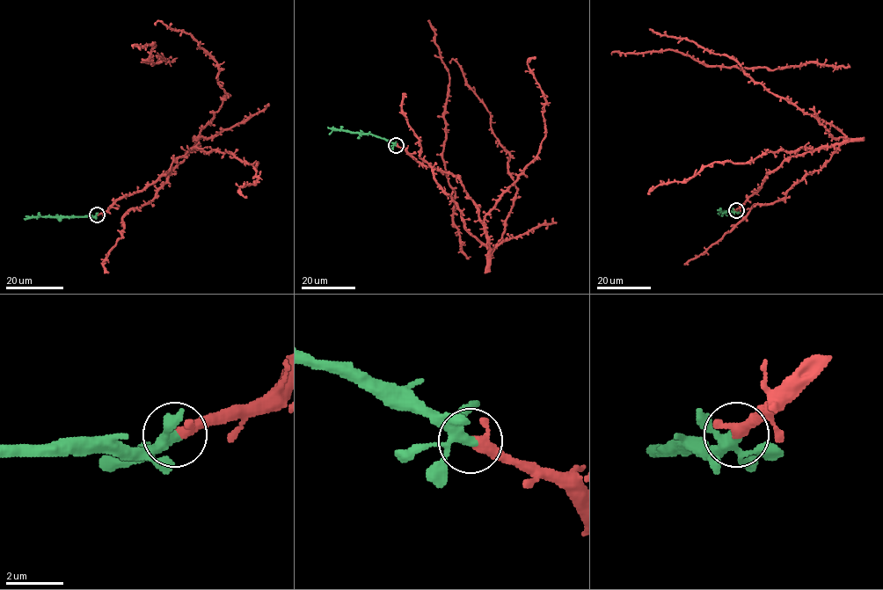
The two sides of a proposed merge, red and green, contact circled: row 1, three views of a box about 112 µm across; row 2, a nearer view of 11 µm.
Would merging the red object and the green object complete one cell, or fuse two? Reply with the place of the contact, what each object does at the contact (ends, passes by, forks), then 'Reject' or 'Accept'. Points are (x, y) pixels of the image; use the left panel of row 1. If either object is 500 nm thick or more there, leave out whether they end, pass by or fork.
Place: (97, 214). At the ring red ends. At the ring green forks. Accept

